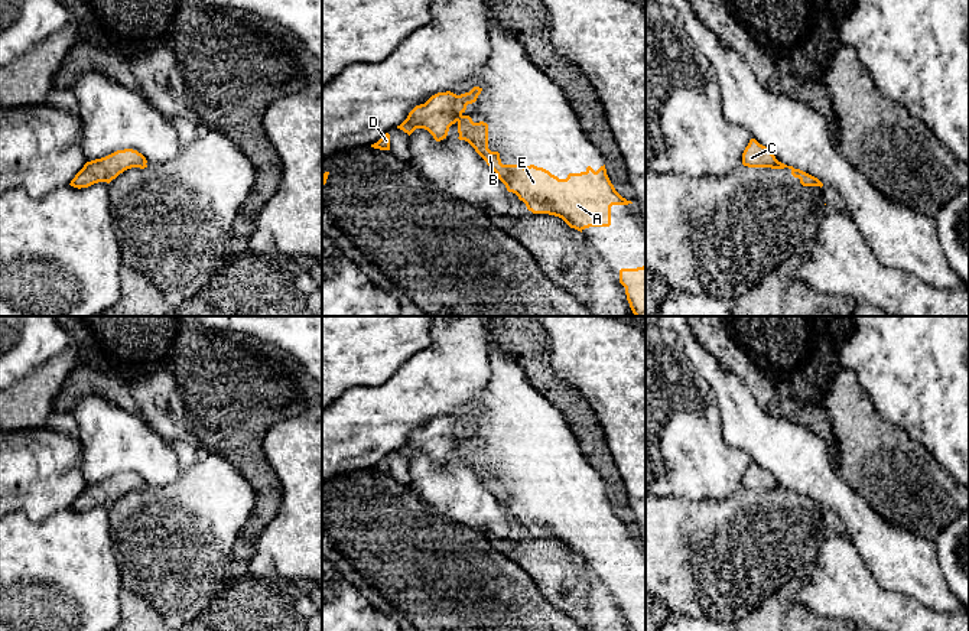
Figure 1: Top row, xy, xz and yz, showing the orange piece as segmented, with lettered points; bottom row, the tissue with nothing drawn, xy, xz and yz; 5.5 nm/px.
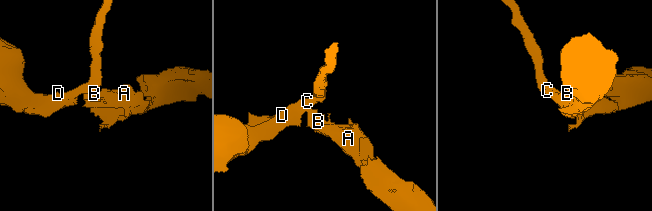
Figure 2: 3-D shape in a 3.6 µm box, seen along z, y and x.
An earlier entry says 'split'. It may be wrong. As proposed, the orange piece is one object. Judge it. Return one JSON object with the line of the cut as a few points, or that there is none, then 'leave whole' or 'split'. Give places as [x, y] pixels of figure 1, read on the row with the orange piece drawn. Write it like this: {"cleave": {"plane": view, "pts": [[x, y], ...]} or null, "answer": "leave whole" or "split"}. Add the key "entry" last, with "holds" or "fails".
{"cleave": {"plane": "yz", "pts": [[777, 160], [768, 166]]}, "answer": "split", "entry": "holds"}

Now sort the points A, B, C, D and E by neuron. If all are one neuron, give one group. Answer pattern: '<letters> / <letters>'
A B E / C D

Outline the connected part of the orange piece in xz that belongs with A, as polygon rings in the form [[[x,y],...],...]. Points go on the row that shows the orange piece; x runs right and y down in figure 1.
[[[469,116],[458,120],[459,140],[468,142],[497,173],[498,179],[523,201],[533,214],[562,218],[570,228],[609,227],[611,206],[633,204],[622,198],[611,183],[605,165],[596,172],[569,173],[559,179],[543,167],[530,165],[503,165],[498,152],[488,149],[488,124],[474,123]]]

